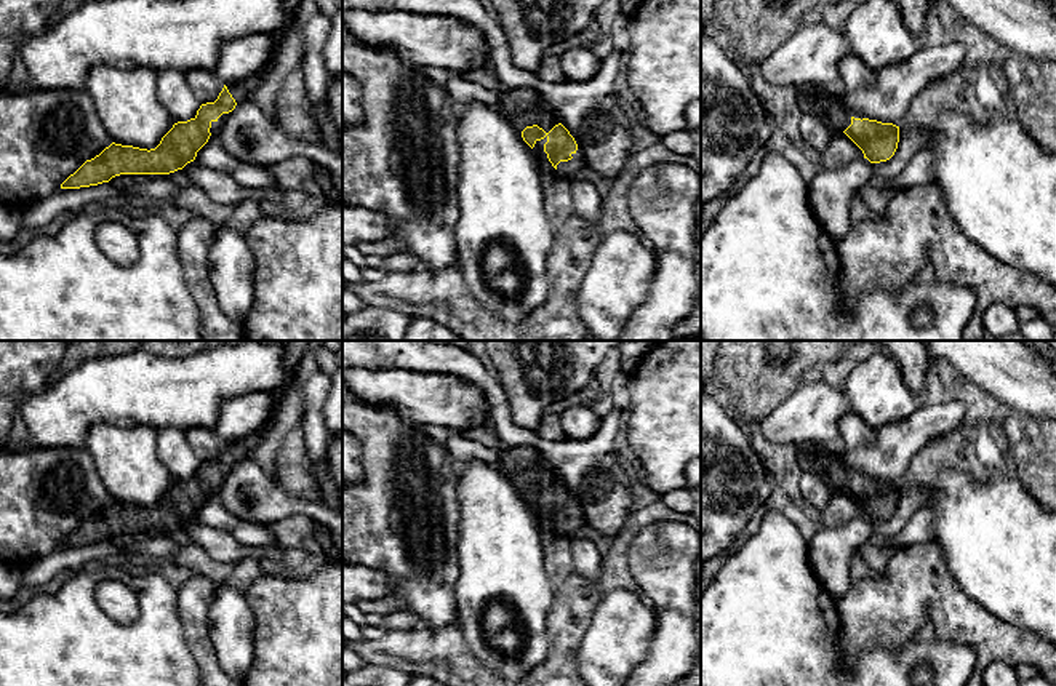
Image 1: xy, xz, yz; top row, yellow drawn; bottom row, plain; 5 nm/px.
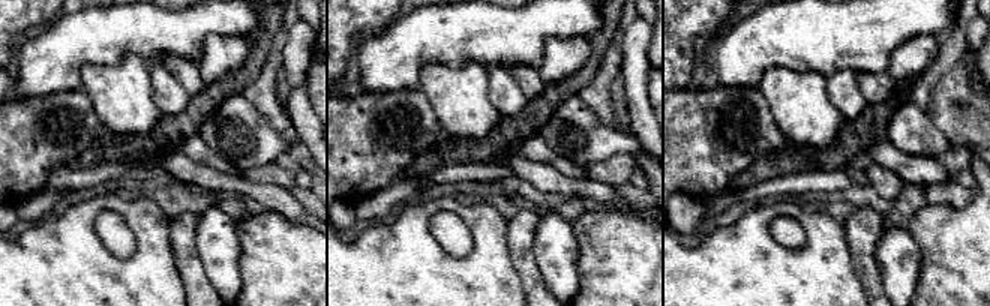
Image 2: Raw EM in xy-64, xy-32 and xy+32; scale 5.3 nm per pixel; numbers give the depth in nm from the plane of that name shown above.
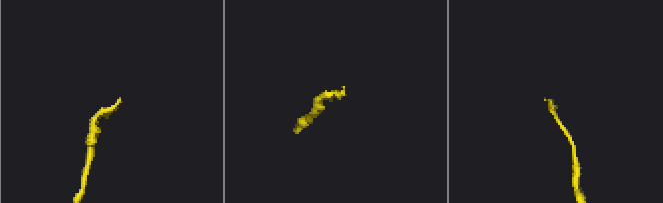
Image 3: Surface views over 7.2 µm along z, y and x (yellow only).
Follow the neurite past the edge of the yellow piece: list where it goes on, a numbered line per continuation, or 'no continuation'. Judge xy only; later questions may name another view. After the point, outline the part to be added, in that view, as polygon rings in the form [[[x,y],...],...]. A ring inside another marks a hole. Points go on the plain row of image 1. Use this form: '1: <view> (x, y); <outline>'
1: xy (242, 448); [[[251,433],[245,438],[226,443],[235,461],[248,457],[258,443],[258,433]]]

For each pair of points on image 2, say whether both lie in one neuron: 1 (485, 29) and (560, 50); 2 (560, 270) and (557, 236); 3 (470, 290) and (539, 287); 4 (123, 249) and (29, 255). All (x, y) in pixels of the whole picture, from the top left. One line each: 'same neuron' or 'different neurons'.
1: different neurons
2: same neuron
3: different neurons
4: different neurons

